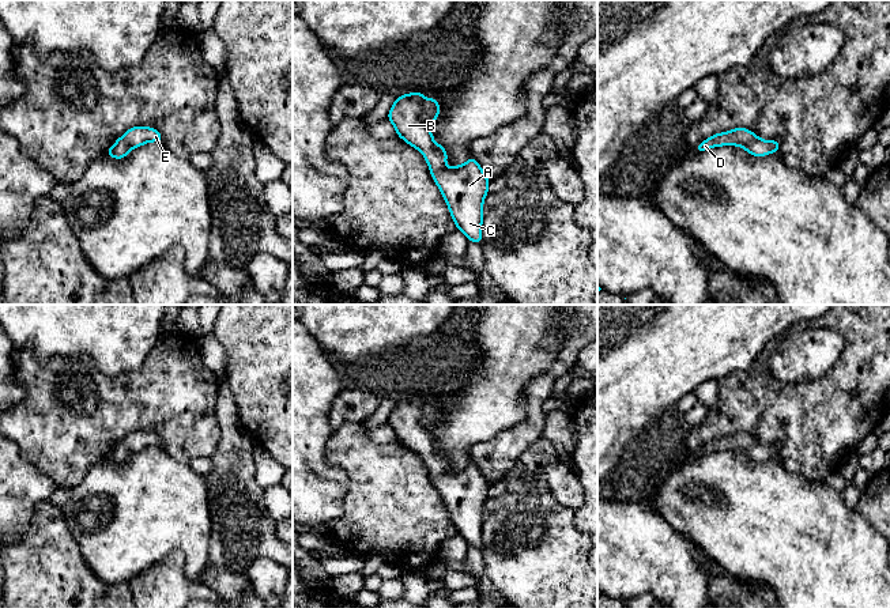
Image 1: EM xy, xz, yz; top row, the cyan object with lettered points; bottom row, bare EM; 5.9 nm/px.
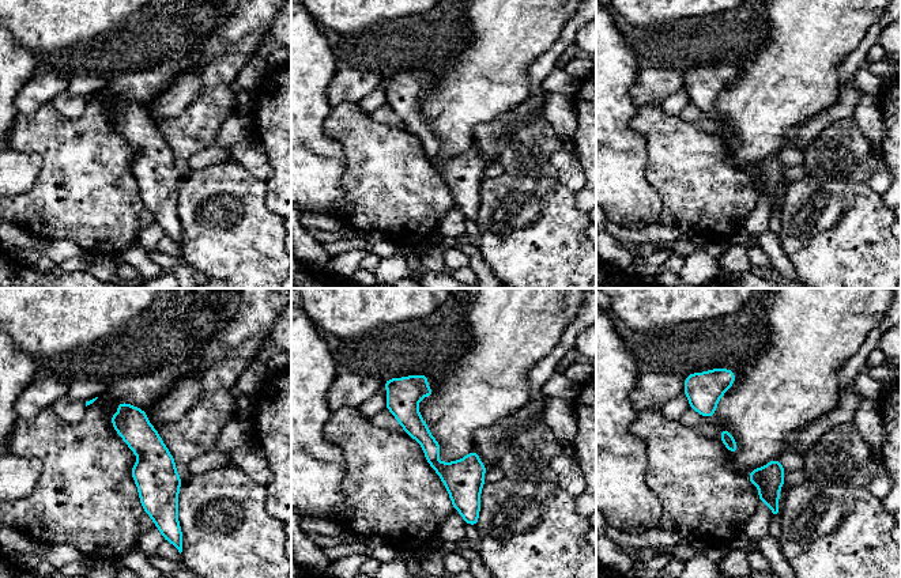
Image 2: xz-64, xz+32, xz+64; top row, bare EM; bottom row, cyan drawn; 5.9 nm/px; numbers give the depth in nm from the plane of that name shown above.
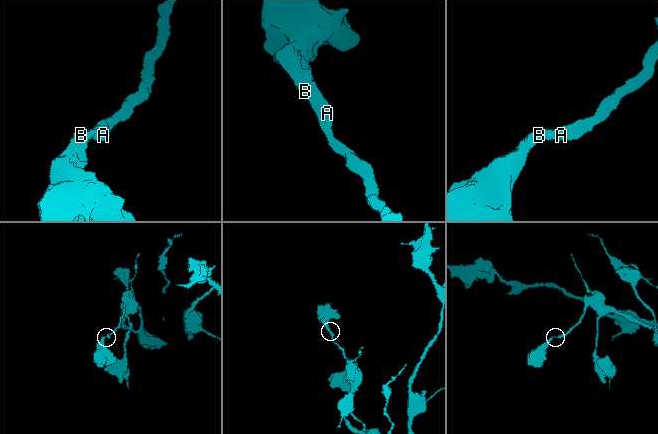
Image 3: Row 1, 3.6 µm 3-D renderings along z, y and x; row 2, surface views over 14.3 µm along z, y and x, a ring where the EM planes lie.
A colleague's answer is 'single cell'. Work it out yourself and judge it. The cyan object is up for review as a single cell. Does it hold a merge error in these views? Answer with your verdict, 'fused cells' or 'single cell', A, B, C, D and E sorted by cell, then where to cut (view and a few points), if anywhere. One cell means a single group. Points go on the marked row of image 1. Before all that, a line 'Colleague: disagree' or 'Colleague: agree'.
Colleague: agree
single cell; A B C D E; no cut

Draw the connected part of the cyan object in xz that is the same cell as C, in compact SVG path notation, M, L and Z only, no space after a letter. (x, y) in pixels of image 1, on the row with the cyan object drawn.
M411 92L396 98L388 113L397 136L419 150L440 188L456 227L468 241L482 242L483 200L490 180L471 156L464 165L446 167L448 152L435 144L429 128L440 114L435 98L425 99L423 92Z

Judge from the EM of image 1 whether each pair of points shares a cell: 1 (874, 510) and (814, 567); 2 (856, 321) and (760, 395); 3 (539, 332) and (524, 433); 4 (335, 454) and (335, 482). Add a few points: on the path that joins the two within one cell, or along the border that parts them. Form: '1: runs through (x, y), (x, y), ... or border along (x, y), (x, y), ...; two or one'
1: border along (853, 509), (875, 532); two
2: runs through (856, 354), (856, 358), (819, 395), (792, 395); one
3: border along (547, 370), (536, 374), (525, 385), (524, 408); two
4: border along (328, 437), (324, 459), (349, 479), (343, 499); two

